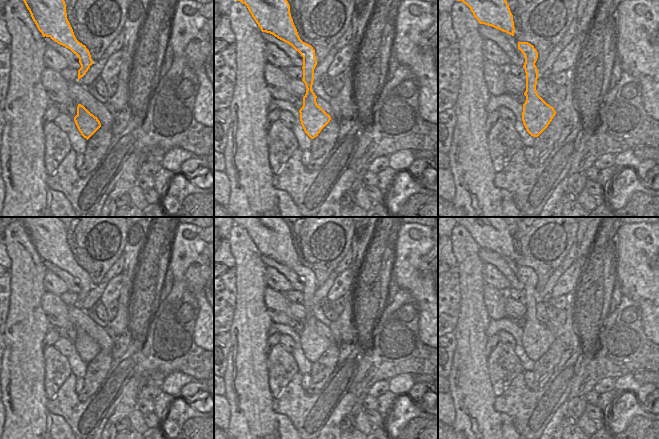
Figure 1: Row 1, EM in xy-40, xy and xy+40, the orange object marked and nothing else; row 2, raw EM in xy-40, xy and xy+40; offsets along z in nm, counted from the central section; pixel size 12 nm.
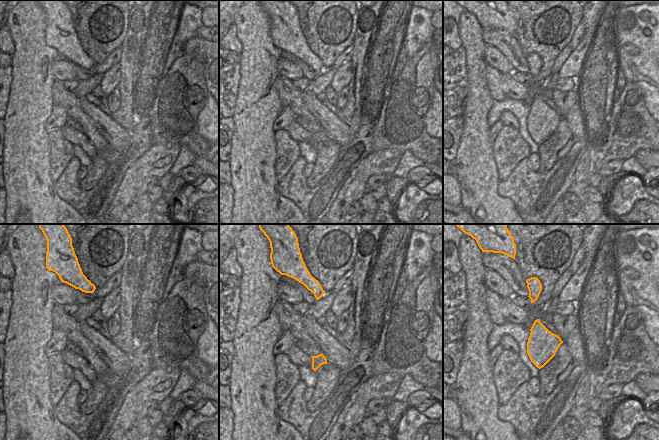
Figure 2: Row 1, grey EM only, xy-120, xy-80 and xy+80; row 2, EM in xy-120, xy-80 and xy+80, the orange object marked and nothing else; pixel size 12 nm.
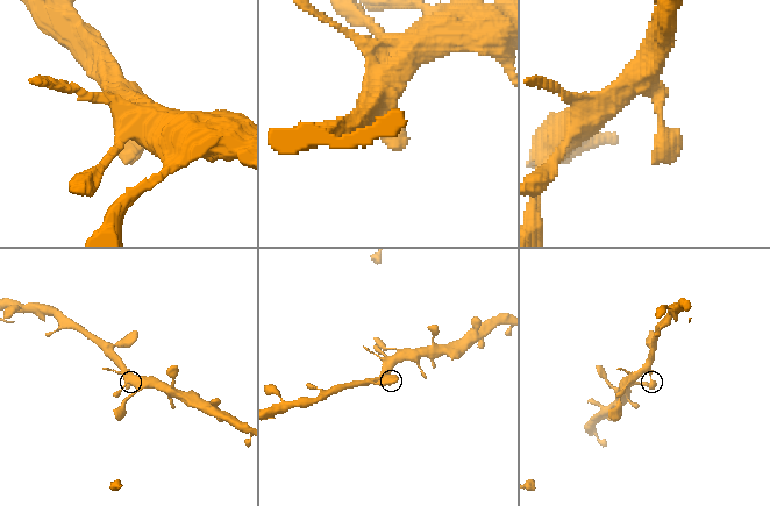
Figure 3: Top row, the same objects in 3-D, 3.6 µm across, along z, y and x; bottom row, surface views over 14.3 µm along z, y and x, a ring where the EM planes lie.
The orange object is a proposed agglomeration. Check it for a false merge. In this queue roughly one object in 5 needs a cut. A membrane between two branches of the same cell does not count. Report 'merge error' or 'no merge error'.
no merge error

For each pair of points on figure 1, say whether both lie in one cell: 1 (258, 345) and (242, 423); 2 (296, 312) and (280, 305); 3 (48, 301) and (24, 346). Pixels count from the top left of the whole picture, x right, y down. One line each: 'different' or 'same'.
1: same
2: different
3: different

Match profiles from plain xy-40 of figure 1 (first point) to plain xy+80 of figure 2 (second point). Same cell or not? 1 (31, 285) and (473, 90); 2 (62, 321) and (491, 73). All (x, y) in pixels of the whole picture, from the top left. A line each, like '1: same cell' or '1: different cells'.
1: same cell
2: same cell

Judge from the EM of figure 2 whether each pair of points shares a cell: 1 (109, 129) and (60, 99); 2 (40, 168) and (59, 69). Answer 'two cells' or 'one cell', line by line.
1: two cells
2: two cells

